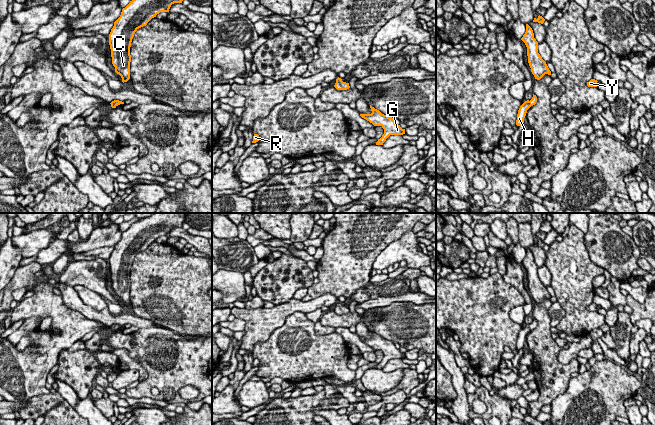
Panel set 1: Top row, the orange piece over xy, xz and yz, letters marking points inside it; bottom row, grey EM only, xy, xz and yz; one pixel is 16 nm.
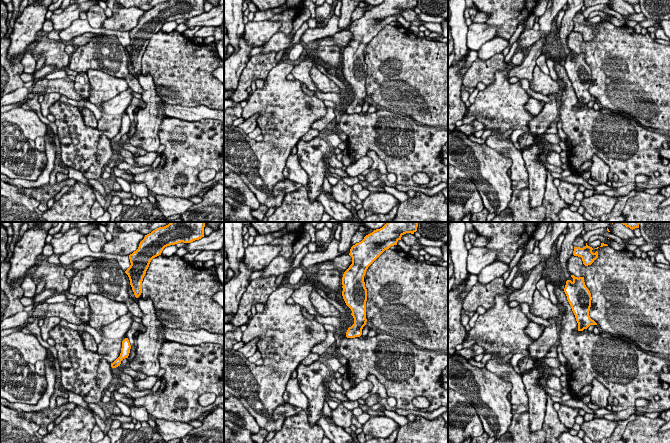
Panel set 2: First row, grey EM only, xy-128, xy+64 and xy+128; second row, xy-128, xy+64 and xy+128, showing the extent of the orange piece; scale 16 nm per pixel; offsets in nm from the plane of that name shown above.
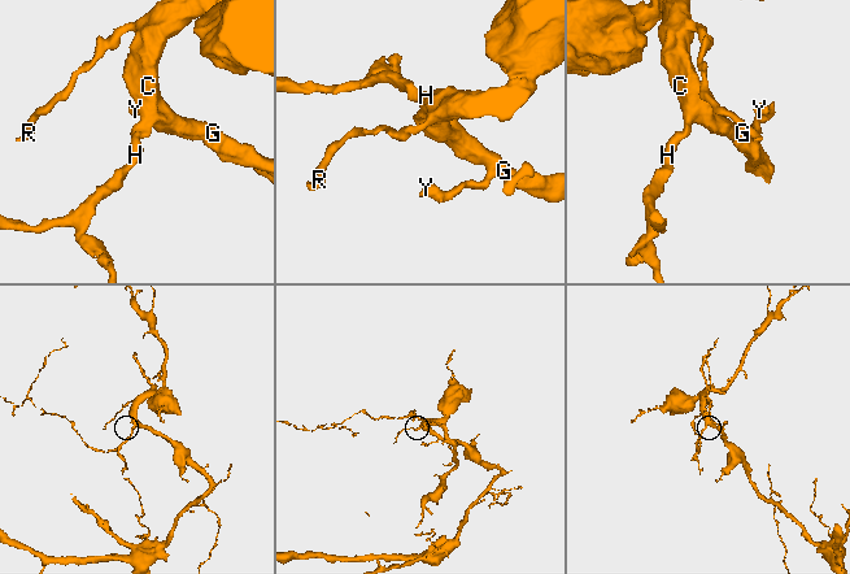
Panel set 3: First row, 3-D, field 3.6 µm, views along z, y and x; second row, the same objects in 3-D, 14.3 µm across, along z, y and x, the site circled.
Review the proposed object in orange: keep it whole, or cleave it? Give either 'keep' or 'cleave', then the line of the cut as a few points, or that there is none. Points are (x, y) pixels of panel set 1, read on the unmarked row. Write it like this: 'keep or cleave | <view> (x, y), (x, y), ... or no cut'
keep | no cut

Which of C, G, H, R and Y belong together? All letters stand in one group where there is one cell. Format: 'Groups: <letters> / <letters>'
Groups: C G H R Y

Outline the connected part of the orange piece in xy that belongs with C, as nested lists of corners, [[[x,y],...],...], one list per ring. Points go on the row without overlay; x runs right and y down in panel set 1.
[[[153,213],[139,219],[122,233],[109,258],[112,288],[122,306],[130,303],[130,271],[135,256],[160,236],[169,236],[174,227],[182,227],[185,213]]]

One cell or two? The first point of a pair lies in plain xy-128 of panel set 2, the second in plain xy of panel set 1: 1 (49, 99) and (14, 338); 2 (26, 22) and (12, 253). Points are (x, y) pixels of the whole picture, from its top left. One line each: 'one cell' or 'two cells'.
1: one cell
2: one cell

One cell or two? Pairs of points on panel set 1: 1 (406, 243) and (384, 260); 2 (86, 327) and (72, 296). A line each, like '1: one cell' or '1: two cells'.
1: one cell
2: two cells

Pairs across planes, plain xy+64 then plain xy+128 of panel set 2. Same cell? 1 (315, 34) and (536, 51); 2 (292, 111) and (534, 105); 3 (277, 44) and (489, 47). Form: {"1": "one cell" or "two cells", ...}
{"1": "two cells", "2": "two cells", "3": "one cell"}

